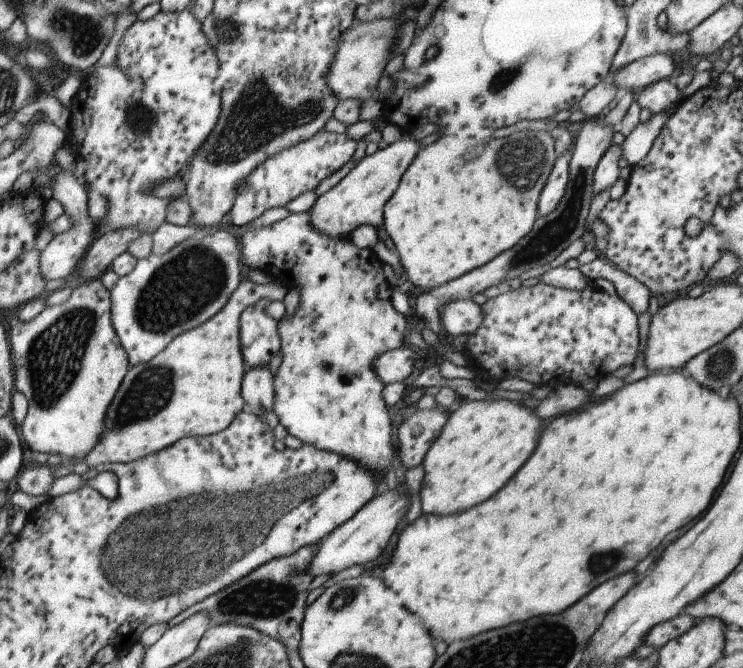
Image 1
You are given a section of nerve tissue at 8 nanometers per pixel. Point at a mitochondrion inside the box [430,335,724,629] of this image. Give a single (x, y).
(601, 561)

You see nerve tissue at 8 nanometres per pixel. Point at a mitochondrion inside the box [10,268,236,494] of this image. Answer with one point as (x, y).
(55, 355)

